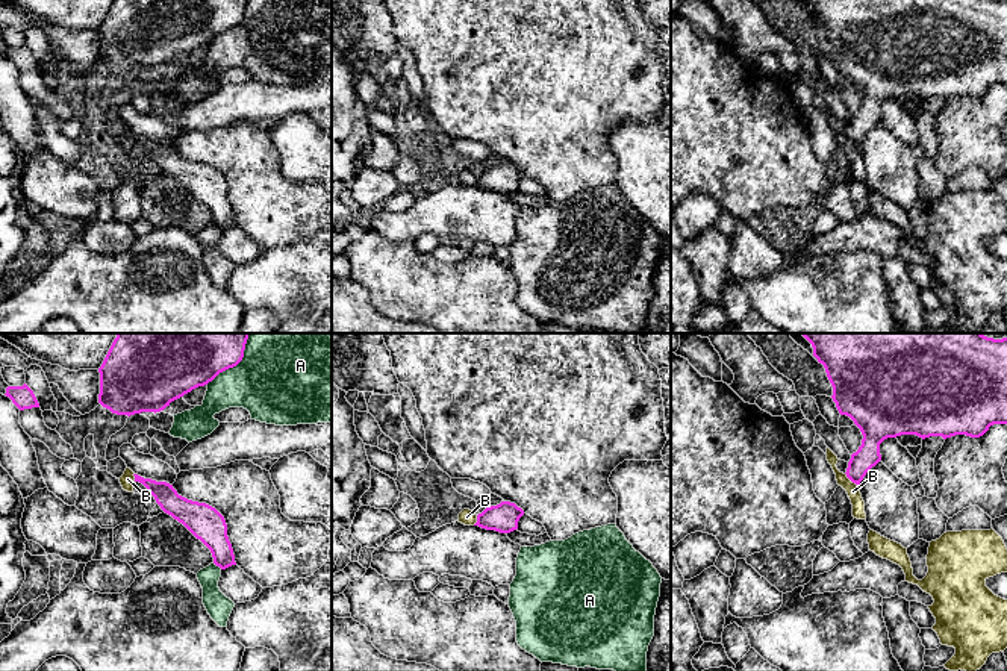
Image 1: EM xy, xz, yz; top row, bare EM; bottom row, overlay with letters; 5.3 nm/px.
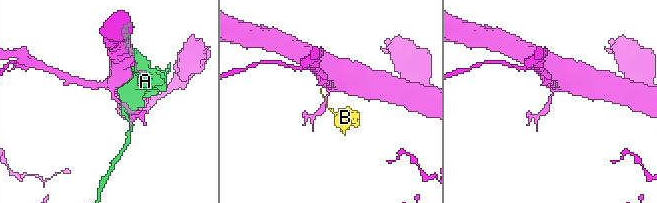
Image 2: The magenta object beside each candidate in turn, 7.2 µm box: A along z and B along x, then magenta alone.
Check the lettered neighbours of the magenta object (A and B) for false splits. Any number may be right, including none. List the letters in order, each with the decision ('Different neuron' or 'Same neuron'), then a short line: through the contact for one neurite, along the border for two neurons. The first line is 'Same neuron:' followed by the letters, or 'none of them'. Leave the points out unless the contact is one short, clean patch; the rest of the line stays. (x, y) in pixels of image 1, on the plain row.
Same neuron: none of them
A: Different neuron
B: Different neuron. Line: yz (845, 134), (857, 147)

